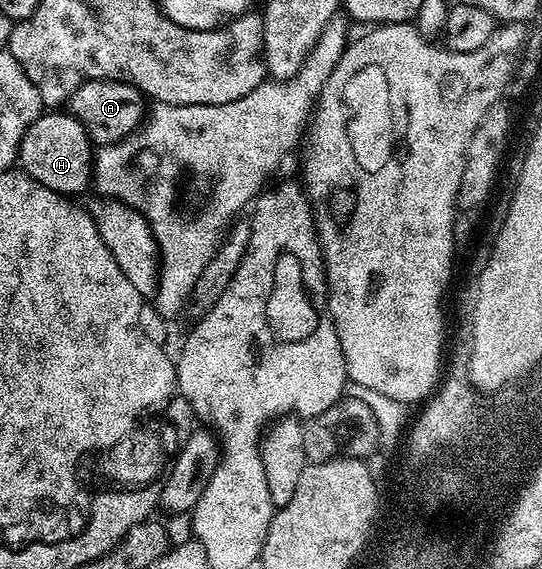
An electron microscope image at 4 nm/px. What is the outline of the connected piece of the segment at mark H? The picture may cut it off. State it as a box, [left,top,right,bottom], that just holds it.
[18,112,95,196]

